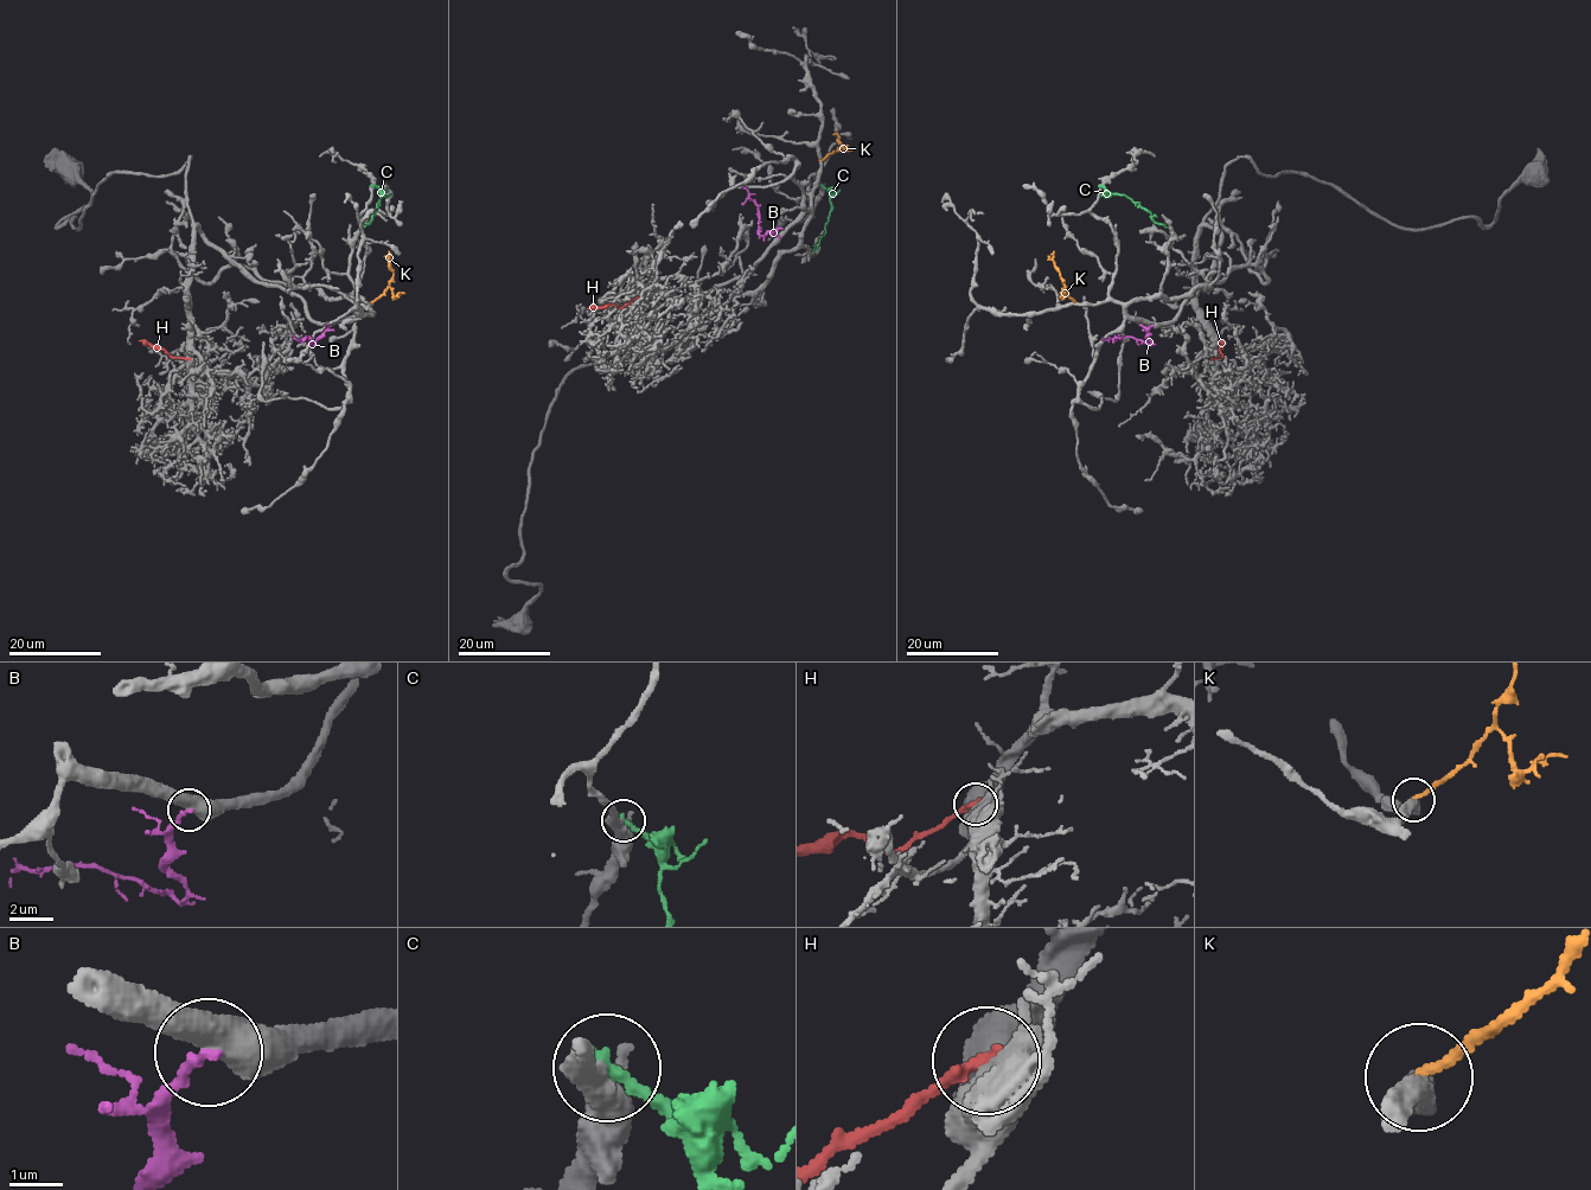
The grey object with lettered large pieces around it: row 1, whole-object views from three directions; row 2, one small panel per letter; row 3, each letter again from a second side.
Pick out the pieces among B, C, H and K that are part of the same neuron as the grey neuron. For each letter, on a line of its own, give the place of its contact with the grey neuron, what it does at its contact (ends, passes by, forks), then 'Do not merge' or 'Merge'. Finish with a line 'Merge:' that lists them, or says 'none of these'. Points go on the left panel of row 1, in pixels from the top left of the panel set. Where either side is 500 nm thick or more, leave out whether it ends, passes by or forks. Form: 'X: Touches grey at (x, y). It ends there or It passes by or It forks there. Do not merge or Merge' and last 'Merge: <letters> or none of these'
B: Touches grey at (330, 325). Do not merge
C: Touches grey at (374, 186). It ends there. Do not merge
H: Touches grey at (189, 358). Do not merge
K: Touches grey at (371, 302). It ends there. Do not merge
Merge: none of these

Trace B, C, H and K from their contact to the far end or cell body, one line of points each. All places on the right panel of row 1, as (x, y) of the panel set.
B: (1151, 325), (1147, 338), (1150, 344), (1141, 340), (1101, 338)
C: (1100, 185), (1109, 192), (1136, 202), (1156, 222), (1167, 226)
H: (1213, 358), (1222, 356), (1219, 349), (1224, 340)
K: (1074, 301), (1053, 260), (1053, 251)

